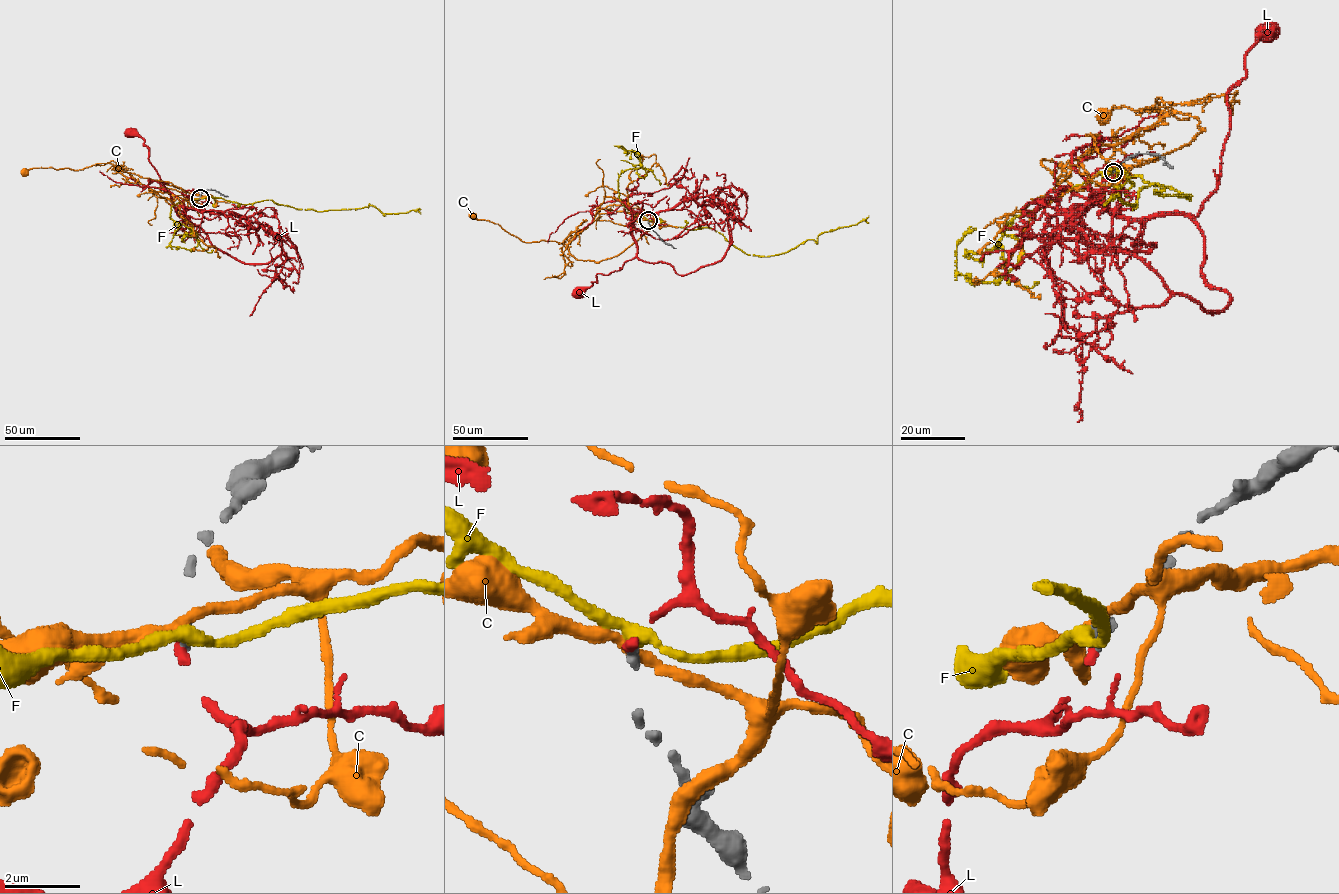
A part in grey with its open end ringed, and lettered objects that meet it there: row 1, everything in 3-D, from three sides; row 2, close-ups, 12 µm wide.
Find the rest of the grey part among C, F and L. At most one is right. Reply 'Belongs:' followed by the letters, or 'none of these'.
Belongs: L

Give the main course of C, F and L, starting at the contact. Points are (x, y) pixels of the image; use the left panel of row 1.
C: (200, 198), (205, 196), (118, 170), (109, 163), (75, 170), (30, 168), (24, 172)
F: (200, 198), (240, 204), (271, 200), (317, 211), (369, 203), (383, 213), (420, 214)
L: (200, 198), (200, 206), (185, 213), (183, 220), (189, 218), (179, 216), (148, 160), (144, 141), (130, 132)

